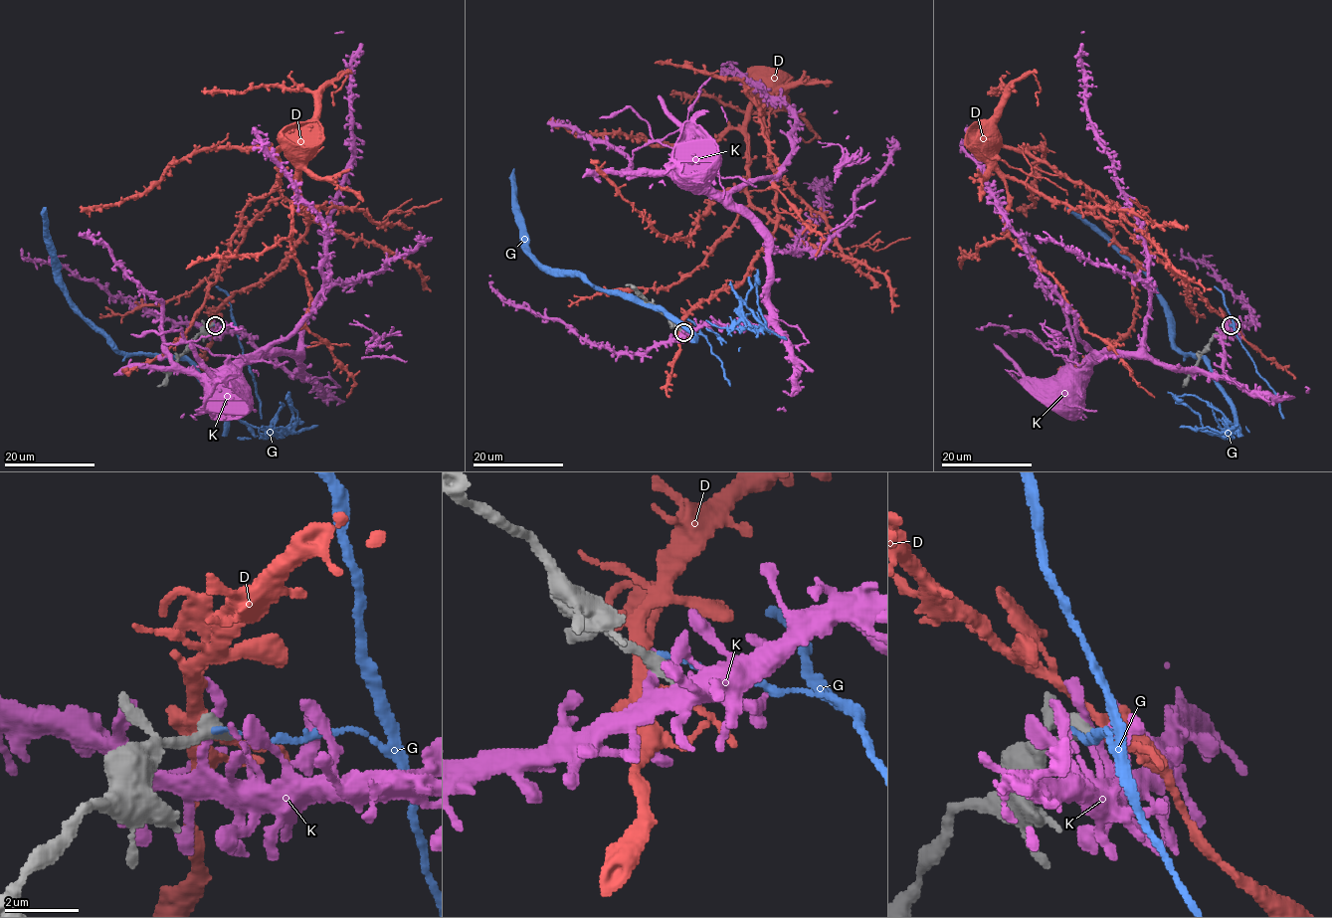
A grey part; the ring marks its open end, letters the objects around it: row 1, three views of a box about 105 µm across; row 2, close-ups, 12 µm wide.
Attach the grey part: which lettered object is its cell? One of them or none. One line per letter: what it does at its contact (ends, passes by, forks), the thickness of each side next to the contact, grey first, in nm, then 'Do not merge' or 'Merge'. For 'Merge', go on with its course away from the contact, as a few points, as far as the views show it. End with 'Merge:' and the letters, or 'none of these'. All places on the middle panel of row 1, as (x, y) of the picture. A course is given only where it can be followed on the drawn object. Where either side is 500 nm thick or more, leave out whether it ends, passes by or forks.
D: It forks there. Thickness 440 nm (grey) against 260 nm. Do not merge
G: It ends there. Thickness 480 nm (grey) against 110 nm. Do not merge
K: It ends there. Thickness 480 nm (grey) against 340 nm. Do not merge
Merge: none of these

